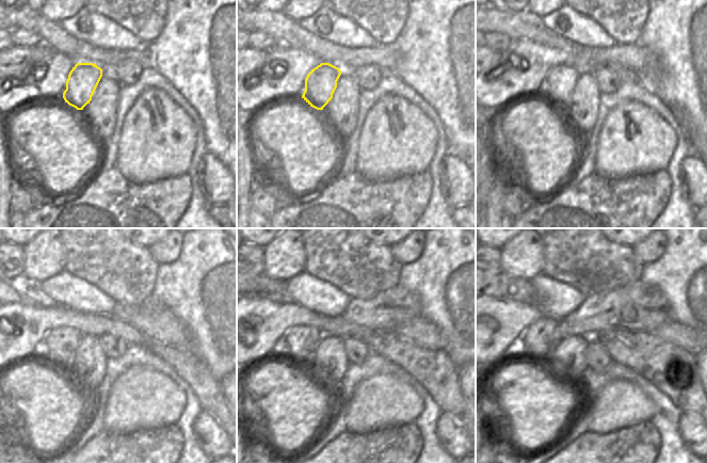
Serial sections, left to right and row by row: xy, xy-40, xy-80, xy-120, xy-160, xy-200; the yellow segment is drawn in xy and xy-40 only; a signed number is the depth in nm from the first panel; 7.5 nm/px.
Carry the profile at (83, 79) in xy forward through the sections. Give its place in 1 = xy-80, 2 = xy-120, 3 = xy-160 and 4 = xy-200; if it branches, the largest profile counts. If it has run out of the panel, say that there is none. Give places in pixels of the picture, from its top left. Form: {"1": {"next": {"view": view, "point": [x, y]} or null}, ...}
{"1": {"next": {"view": "xy-80", "point": [558, 85]}}, "2": {"next": {"view": "xy-120", "point": [61, 342]}}, "3": {"next": {"view": "xy-160", "point": [301, 339]}}, "4": {"next": {"view": "xy-200", "point": [539, 336]}}}

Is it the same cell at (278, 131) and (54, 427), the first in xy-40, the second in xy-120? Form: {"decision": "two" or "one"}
{"decision": "one"}

